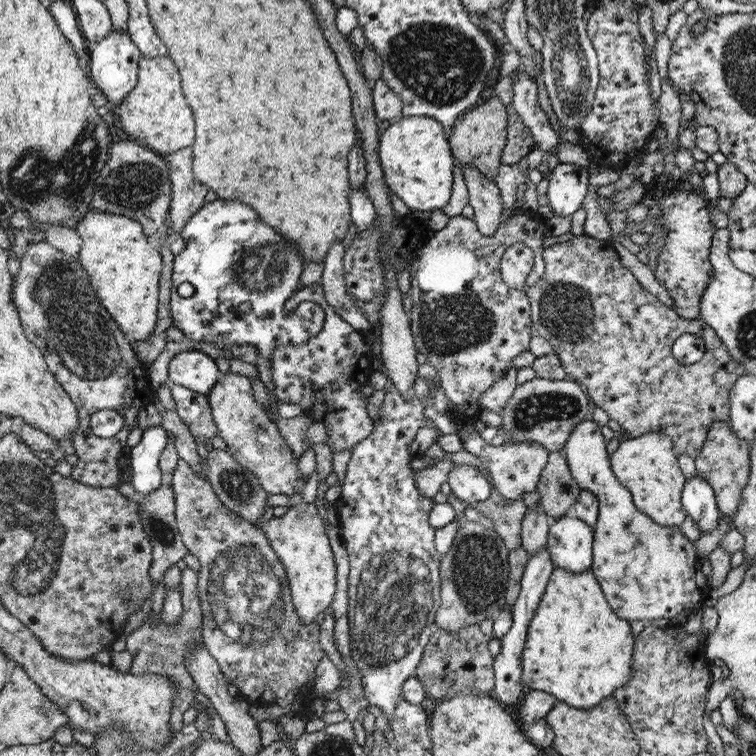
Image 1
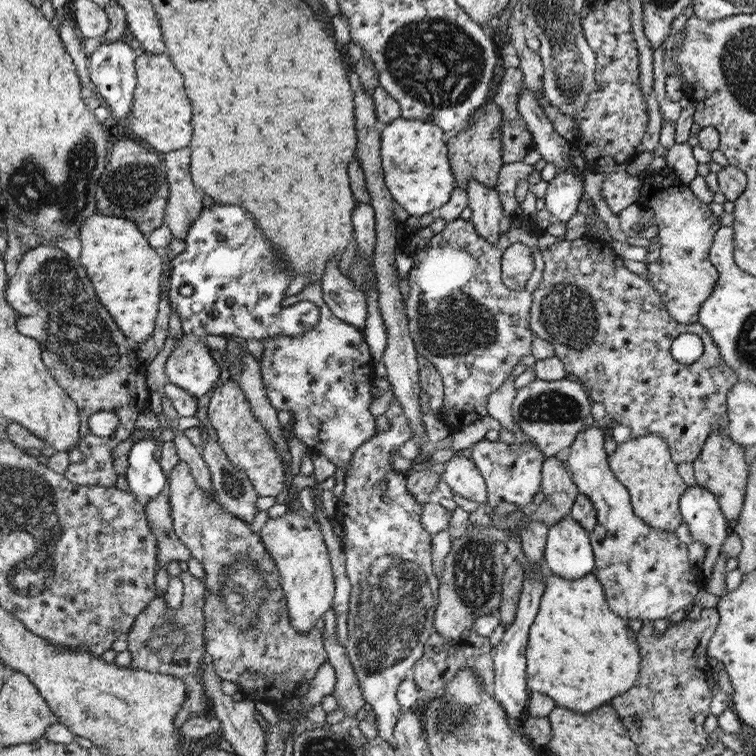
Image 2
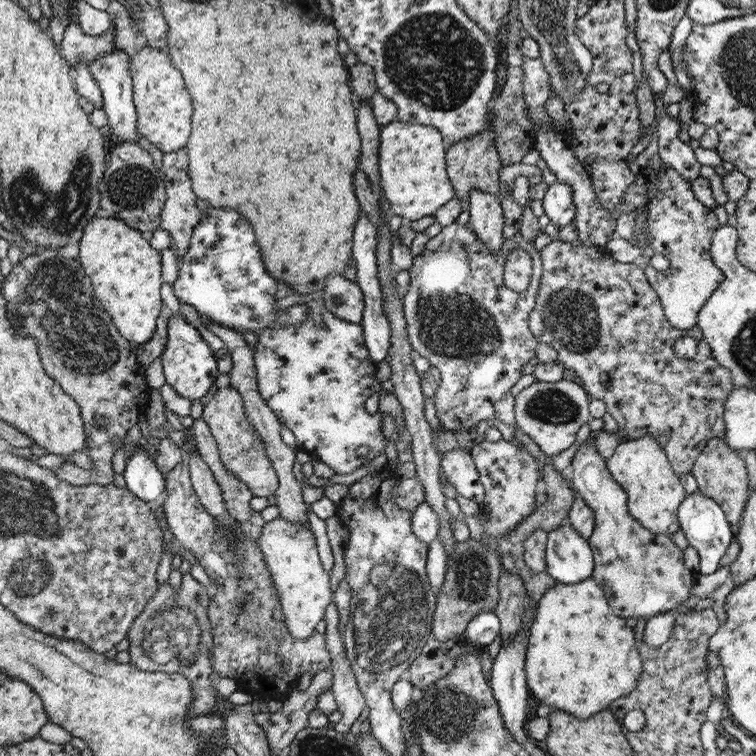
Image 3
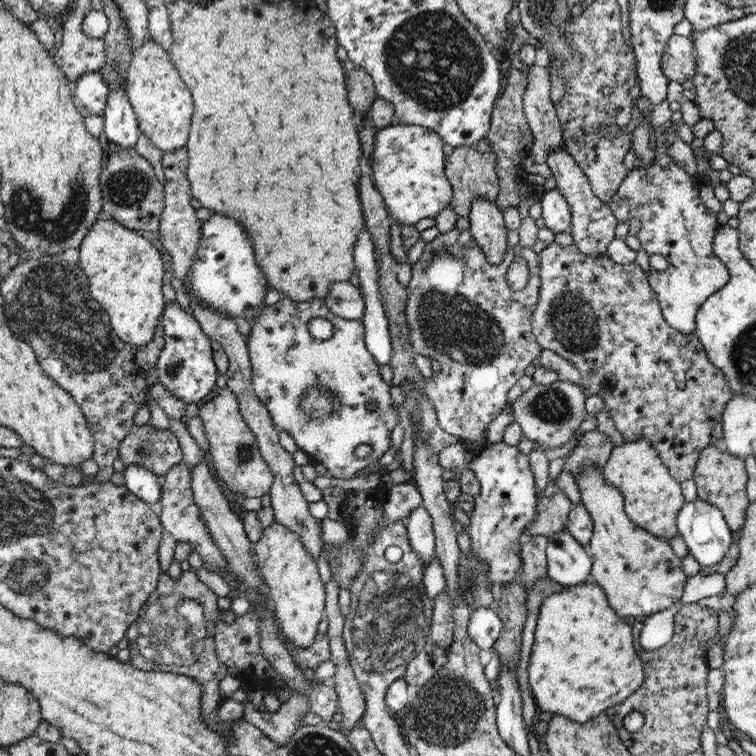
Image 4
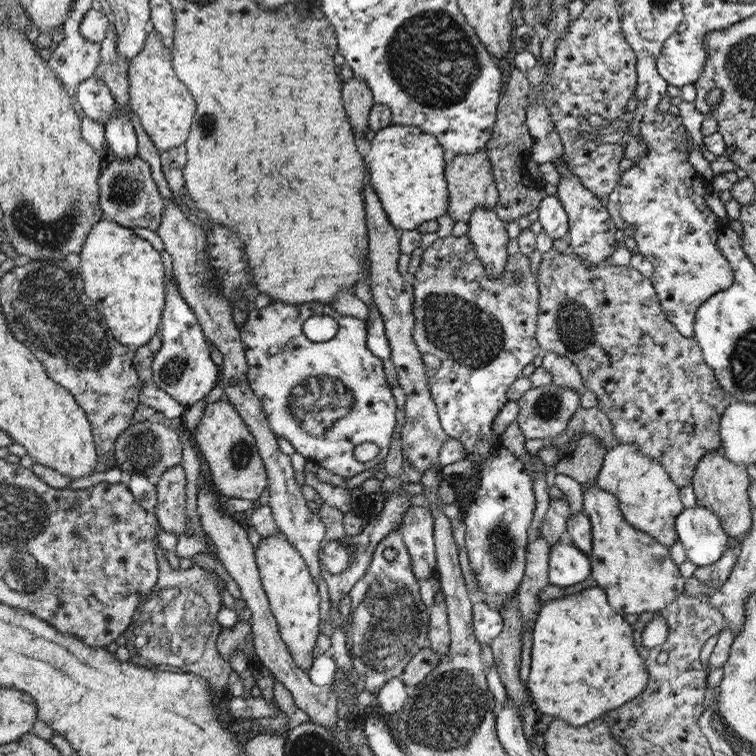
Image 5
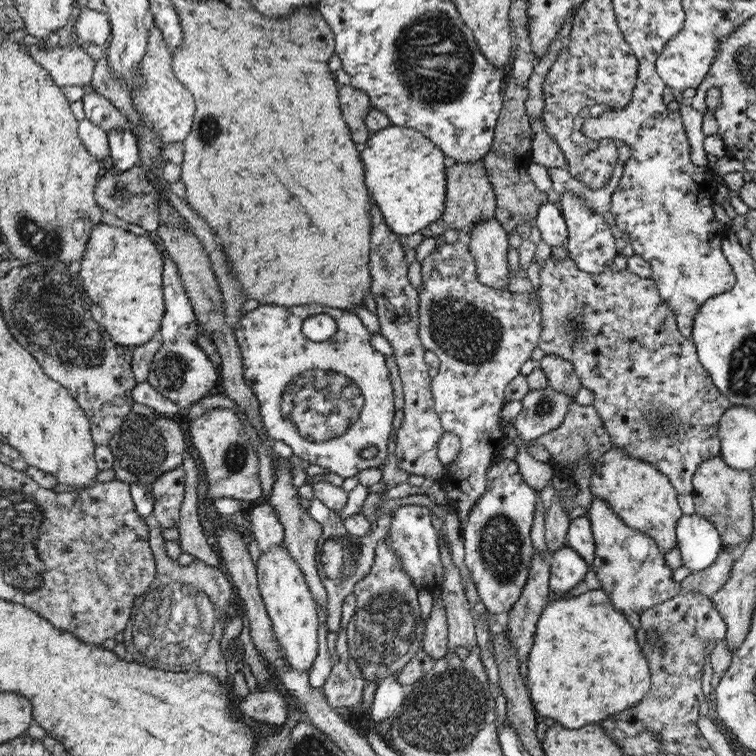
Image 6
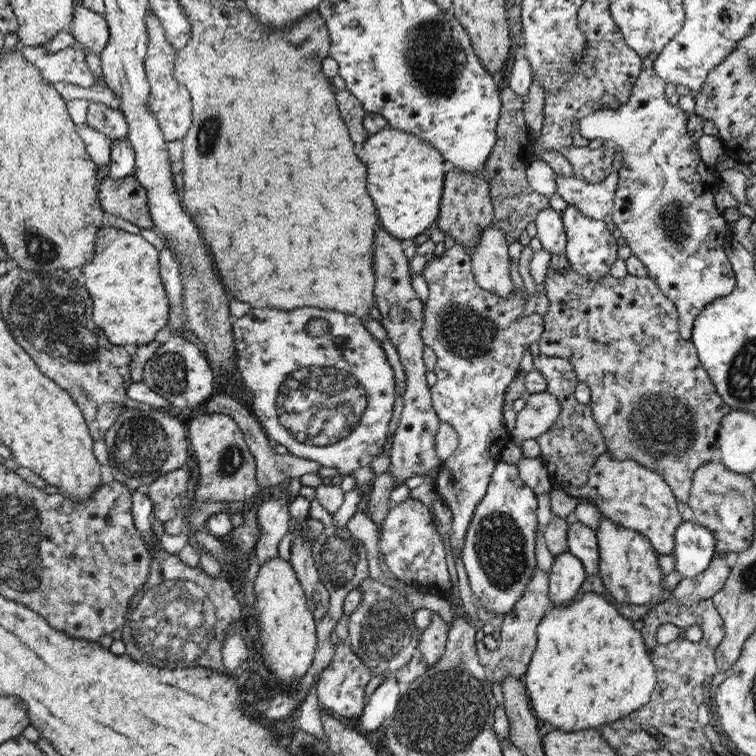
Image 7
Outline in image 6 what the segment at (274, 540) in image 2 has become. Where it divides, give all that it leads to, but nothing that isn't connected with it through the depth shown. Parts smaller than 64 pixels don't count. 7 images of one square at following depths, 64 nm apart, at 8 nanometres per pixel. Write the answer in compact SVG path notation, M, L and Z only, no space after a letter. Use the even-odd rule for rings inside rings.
M284 543L261 554L256 569L258 590L264 599L264 608L270 618L271 627L283 648L287 665L294 670L308 671L317 657L320 624L316 599L304 580L304 574L300 572L298 563L294 562Z

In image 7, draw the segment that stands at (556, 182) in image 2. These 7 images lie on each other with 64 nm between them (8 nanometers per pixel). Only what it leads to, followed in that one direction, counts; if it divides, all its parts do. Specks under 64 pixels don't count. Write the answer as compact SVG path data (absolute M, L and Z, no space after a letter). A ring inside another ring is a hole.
M546 208L535 218L537 237L543 249L553 254L562 254L567 247L567 236L563 225L563 218L552 208Z

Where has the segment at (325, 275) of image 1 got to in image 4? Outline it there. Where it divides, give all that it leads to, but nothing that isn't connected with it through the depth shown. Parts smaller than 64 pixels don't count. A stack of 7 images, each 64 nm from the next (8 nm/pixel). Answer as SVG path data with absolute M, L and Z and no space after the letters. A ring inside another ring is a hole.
M349 280L333 281L324 299L327 307L340 318L358 320L363 317L365 311L363 295Z

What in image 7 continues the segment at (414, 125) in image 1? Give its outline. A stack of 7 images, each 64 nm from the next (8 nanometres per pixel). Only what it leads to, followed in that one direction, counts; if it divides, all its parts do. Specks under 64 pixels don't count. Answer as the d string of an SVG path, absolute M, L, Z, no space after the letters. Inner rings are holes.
M387 127L362 144L360 160L368 168L368 192L378 206L382 226L406 245L435 224L444 186L445 158L422 138Z

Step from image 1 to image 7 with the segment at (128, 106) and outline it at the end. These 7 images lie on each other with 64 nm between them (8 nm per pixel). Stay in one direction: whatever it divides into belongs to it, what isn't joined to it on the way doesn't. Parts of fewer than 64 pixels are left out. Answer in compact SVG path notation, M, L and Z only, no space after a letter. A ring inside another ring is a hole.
M153 14L148 19L148 77L152 80L152 96L148 98L148 109L159 121L160 129L163 132L167 143L184 138L190 124L192 124L192 102L190 94L185 86L175 77L175 62L178 52L166 40L166 33L160 24L160 19Z

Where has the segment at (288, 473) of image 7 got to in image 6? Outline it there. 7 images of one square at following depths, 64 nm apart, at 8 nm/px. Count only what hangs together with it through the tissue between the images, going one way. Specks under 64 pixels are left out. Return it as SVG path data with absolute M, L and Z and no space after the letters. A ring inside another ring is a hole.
M216 394L211 397L204 397L200 399L198 403L194 404L186 412L187 420L196 420L199 416L202 416L207 410L216 407L226 407L227 409L232 409L240 418L243 420L243 425L245 426L246 432L249 434L250 440L252 441L253 447L257 450L260 459L260 480L262 483L262 494L260 496L260 501L266 502L271 495L271 486L275 481L275 458L272 454L269 454L267 450L263 447L259 436L255 431L255 428L251 426L247 416L239 410L239 406L224 394Z

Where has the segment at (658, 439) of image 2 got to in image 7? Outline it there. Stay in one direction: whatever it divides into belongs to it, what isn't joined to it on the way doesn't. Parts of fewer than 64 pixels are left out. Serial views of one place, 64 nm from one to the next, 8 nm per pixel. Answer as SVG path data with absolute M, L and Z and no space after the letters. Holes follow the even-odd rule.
M610 453L601 454L588 473L583 487L572 486L566 490L573 497L590 497L601 514L624 528L644 535L656 554L674 551L675 530L682 522L676 505L678 500L660 473L638 464L635 460L616 460Z

